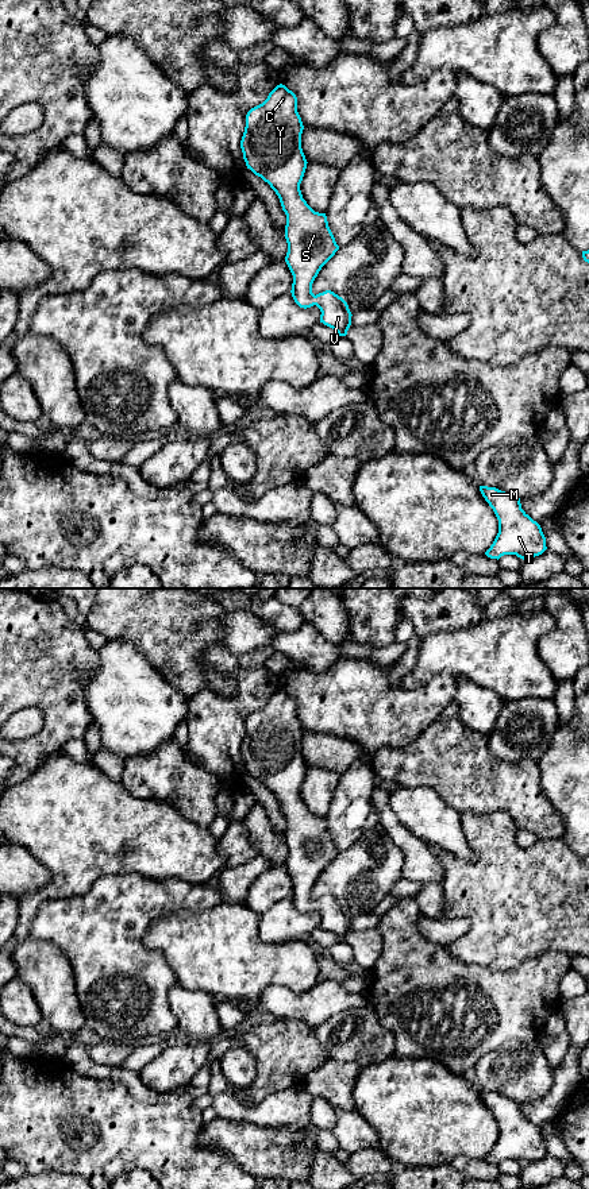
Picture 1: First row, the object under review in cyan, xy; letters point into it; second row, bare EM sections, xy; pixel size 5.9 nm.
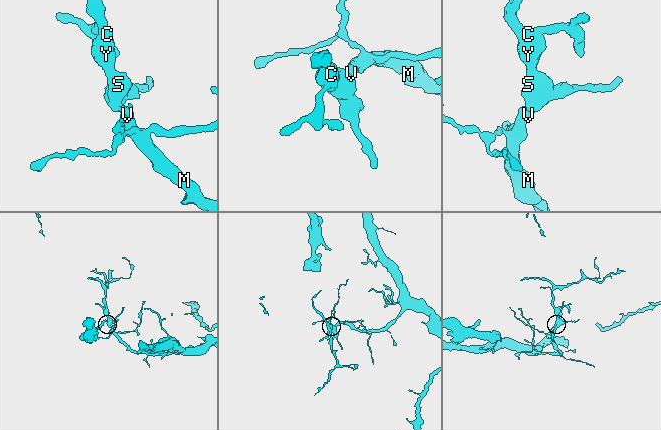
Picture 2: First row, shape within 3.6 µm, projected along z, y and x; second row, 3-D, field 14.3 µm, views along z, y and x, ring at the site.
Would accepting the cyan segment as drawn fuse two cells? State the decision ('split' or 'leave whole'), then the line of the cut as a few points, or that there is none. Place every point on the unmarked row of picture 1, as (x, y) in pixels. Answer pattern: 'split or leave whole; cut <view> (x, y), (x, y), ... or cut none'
leave whole; cut none

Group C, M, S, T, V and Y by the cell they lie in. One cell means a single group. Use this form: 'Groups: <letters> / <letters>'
Groups: C M S T V Y

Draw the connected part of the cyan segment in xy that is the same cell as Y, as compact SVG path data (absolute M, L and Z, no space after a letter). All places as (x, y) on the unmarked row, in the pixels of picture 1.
M277 690L267 703L251 713L246 719L246 731L240 753L247 773L261 781L276 796L282 815L286 819L285 844L288 857L285 866L293 880L292 902L300 912L316 910L322 919L320 927L335 934L338 941L346 941L351 930L351 916L347 907L331 895L312 897L312 888L322 872L335 860L339 850L328 831L326 818L315 817L303 803L300 788L303 785L307 764L301 753L304 730L297 717L297 702L285 690Z

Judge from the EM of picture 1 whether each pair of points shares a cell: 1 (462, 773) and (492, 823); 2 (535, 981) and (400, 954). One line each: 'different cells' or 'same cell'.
1: different cells
2: same cell

